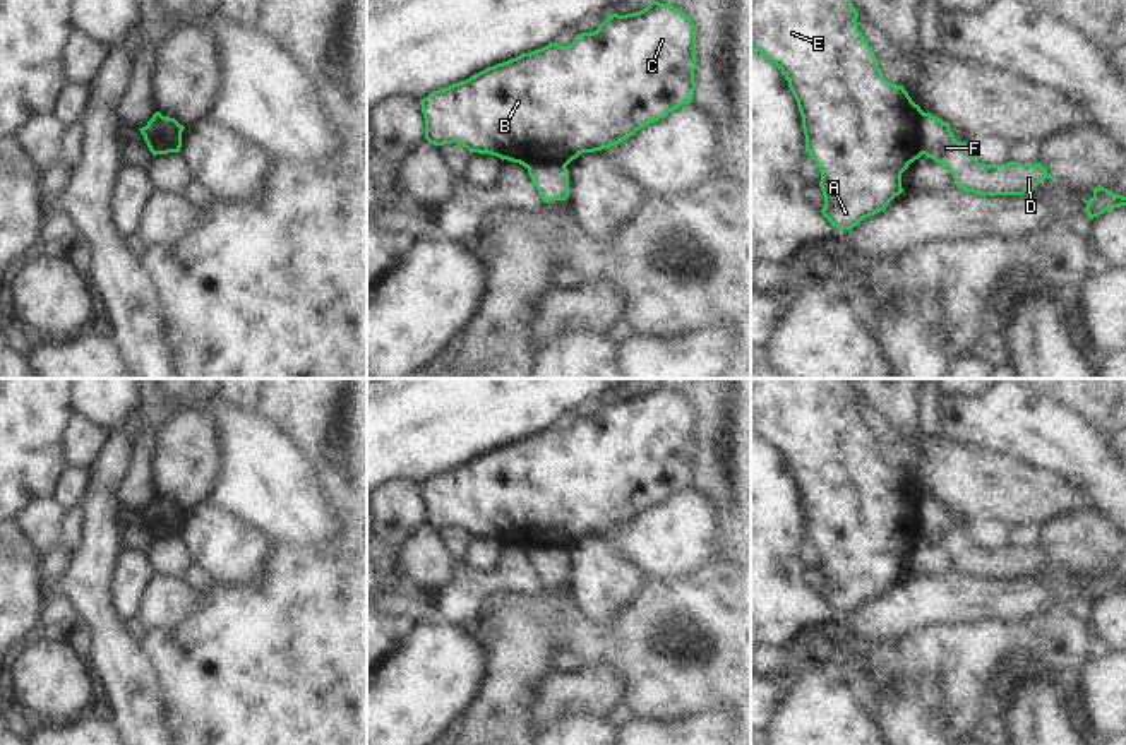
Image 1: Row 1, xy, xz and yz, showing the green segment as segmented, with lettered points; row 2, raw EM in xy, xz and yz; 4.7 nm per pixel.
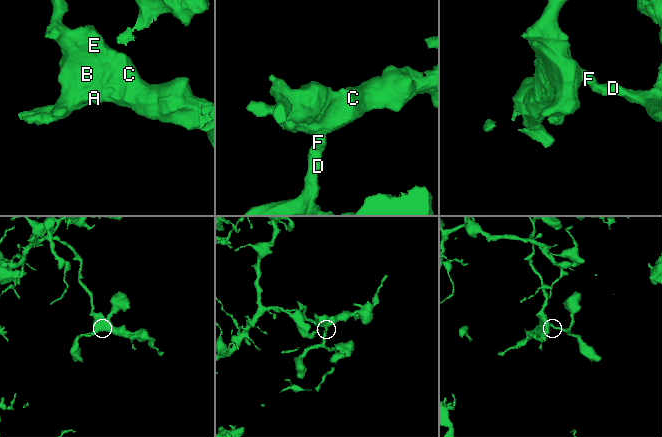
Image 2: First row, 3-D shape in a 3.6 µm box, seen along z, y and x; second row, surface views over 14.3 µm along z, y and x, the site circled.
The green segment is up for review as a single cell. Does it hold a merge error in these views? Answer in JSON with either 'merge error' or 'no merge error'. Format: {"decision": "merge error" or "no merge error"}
{"decision": "merge error"}

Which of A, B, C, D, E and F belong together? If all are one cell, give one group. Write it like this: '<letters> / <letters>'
A B C E / D F

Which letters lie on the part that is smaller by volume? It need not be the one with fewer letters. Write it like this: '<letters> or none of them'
D, F.

